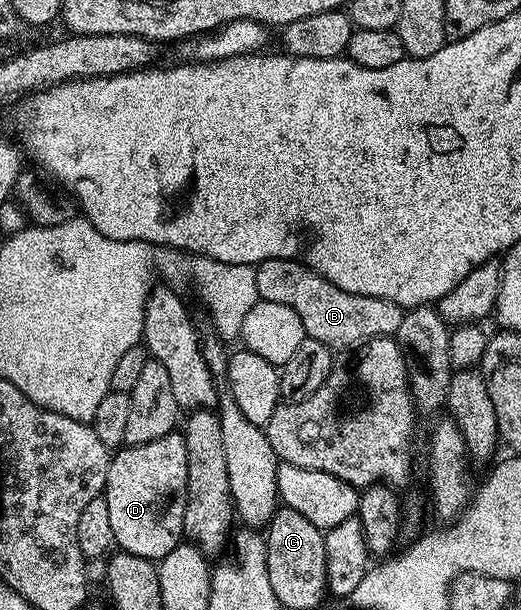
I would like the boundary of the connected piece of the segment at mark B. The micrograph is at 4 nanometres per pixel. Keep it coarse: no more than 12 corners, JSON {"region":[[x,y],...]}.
{"region":[[300,261],[255,266],[282,303],[333,351],[395,338],[406,310],[334,287]]}

